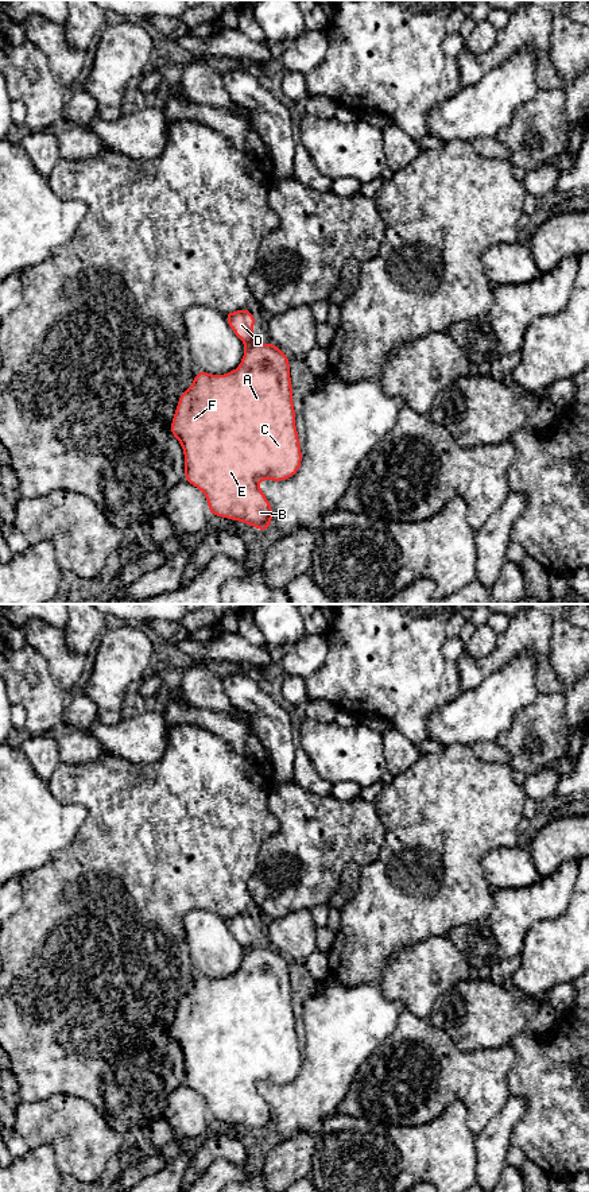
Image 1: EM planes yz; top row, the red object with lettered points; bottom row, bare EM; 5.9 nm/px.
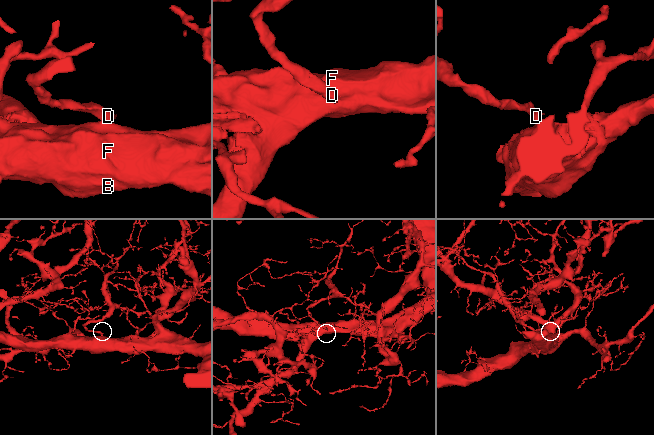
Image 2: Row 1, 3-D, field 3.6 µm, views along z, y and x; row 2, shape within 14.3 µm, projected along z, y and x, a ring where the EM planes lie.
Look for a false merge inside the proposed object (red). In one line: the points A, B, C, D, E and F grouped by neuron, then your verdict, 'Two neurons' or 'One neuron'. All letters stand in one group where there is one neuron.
Groups: A B C E F / D. Two neurons

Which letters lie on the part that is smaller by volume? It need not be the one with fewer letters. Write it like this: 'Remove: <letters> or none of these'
Remove: D

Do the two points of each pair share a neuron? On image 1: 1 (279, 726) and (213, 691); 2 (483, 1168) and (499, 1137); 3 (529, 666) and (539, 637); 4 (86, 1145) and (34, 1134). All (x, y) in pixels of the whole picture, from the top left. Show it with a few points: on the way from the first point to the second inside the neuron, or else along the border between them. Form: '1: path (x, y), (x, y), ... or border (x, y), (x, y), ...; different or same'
1: border (221, 678), (228, 700), (251, 720); different
2: path (491, 1160), (492, 1145); same
3: border (504, 665), (531, 650), (537, 658), (535, 684); different
4: path (73, 1134), (47, 1134); same

